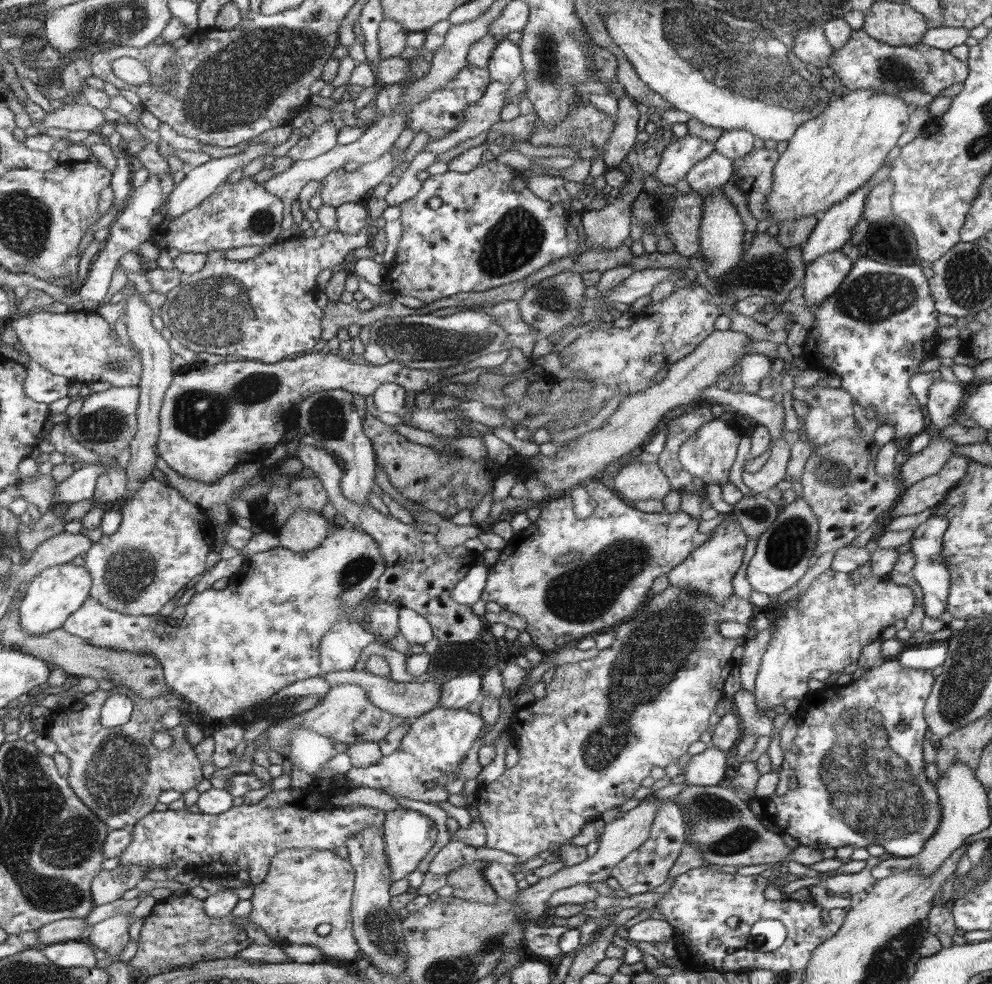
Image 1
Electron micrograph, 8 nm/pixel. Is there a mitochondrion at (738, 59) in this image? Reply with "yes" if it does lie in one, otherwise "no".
yes

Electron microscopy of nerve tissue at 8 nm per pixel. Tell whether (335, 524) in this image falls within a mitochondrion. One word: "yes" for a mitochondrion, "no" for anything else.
no

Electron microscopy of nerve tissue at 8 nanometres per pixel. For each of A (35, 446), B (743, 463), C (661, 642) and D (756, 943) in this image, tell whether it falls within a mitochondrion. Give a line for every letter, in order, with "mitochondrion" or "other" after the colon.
A: other
B: other
C: mitochondrion
D: other

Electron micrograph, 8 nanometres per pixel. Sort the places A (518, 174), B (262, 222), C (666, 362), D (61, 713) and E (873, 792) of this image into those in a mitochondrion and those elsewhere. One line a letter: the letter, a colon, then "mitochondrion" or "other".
A: other
B: mitochondrion
C: other
D: other
E: mitochondrion

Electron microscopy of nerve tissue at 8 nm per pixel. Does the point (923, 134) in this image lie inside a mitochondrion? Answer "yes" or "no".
no

